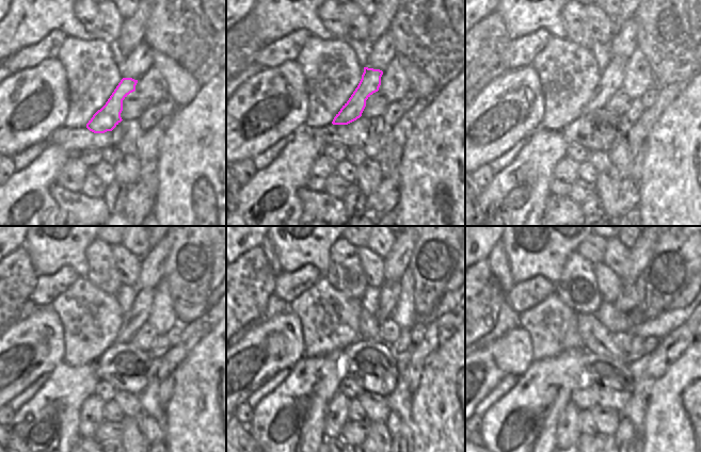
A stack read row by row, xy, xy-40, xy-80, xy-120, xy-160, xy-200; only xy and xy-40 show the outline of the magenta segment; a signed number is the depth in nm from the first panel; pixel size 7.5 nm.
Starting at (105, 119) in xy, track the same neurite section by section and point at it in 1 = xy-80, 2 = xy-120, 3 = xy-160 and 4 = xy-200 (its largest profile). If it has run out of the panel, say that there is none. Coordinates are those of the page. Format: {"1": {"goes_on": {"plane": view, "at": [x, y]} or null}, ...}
{"1": {"goes_on": {"plane": "xy-80", "at": [611, 77]}}, "2": {"goes_on": {"plane": "xy-120", "at": [133, 319]}}, "3": {"goes_on": {"plane": "xy-160", "at": [388, 292]}}, "4": {"goes_on": {"plane": "xy-200", "at": [628, 300]}}}

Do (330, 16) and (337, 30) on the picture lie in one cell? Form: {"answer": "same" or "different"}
{"answer": "same"}

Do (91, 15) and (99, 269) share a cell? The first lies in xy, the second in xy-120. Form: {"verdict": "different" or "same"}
{"verdict": "same"}

